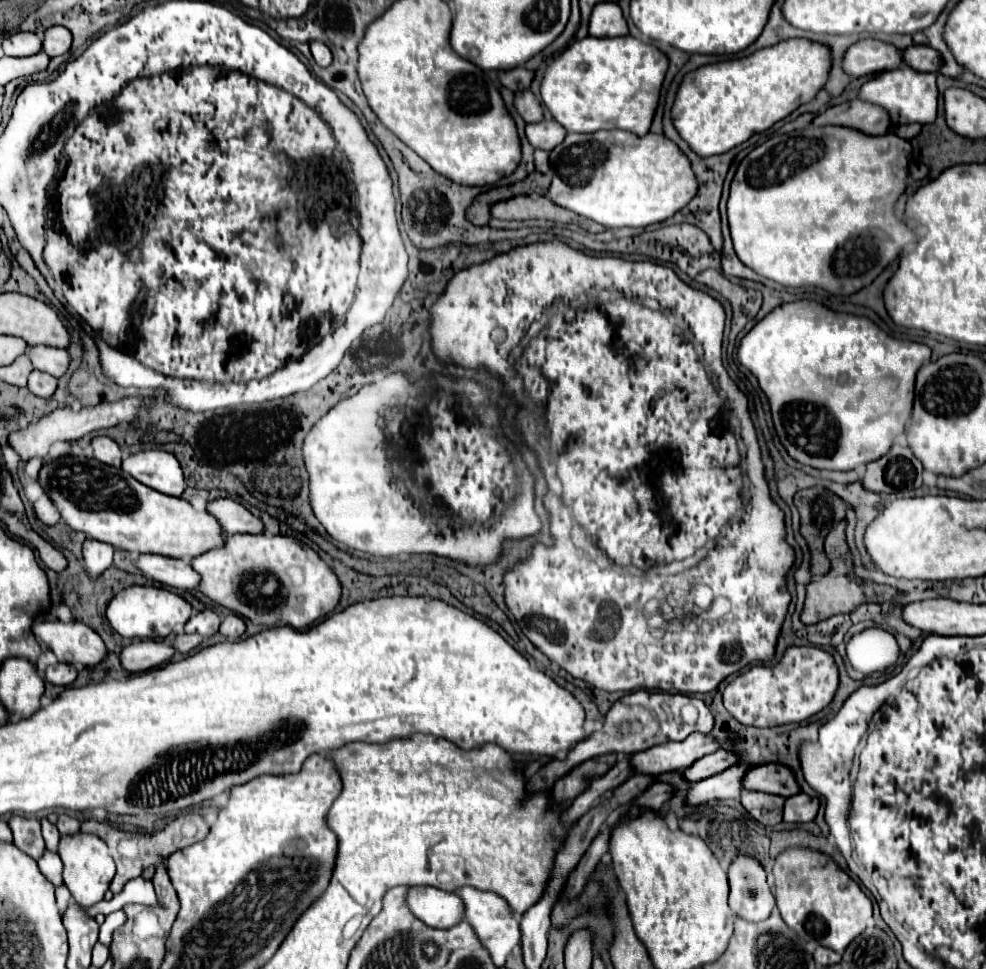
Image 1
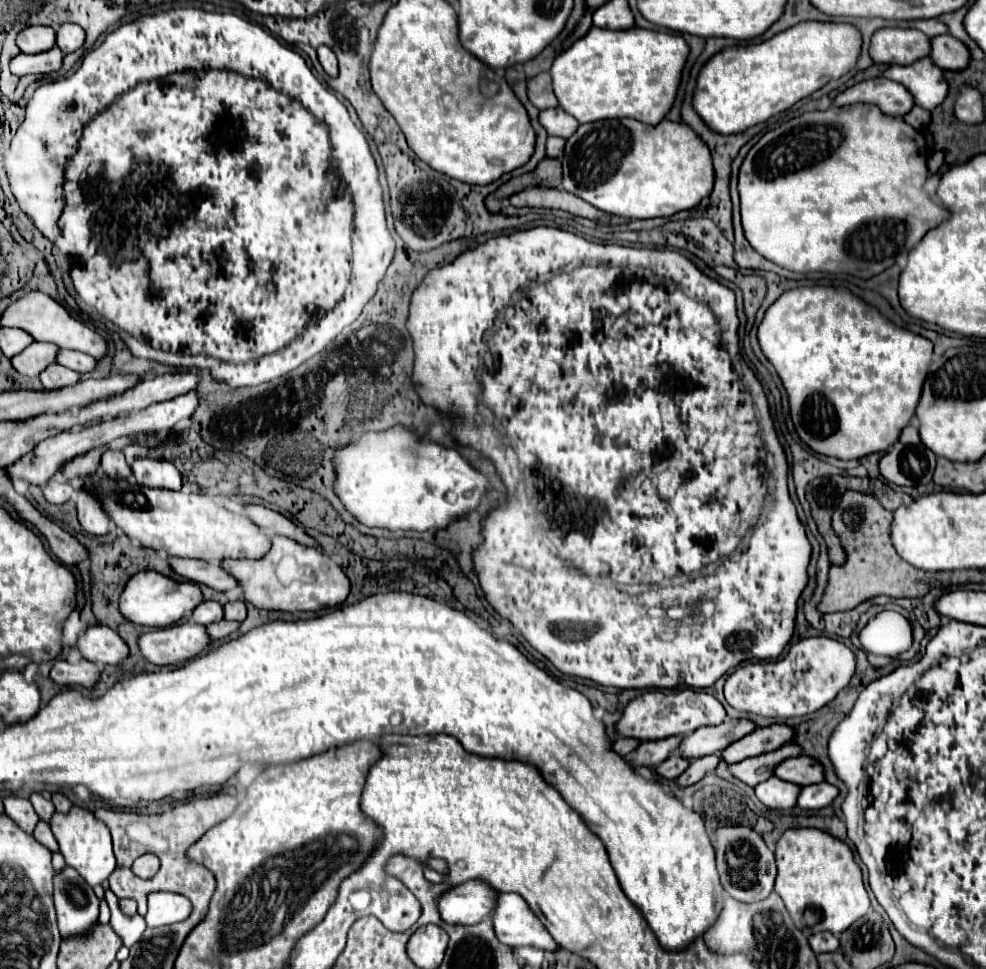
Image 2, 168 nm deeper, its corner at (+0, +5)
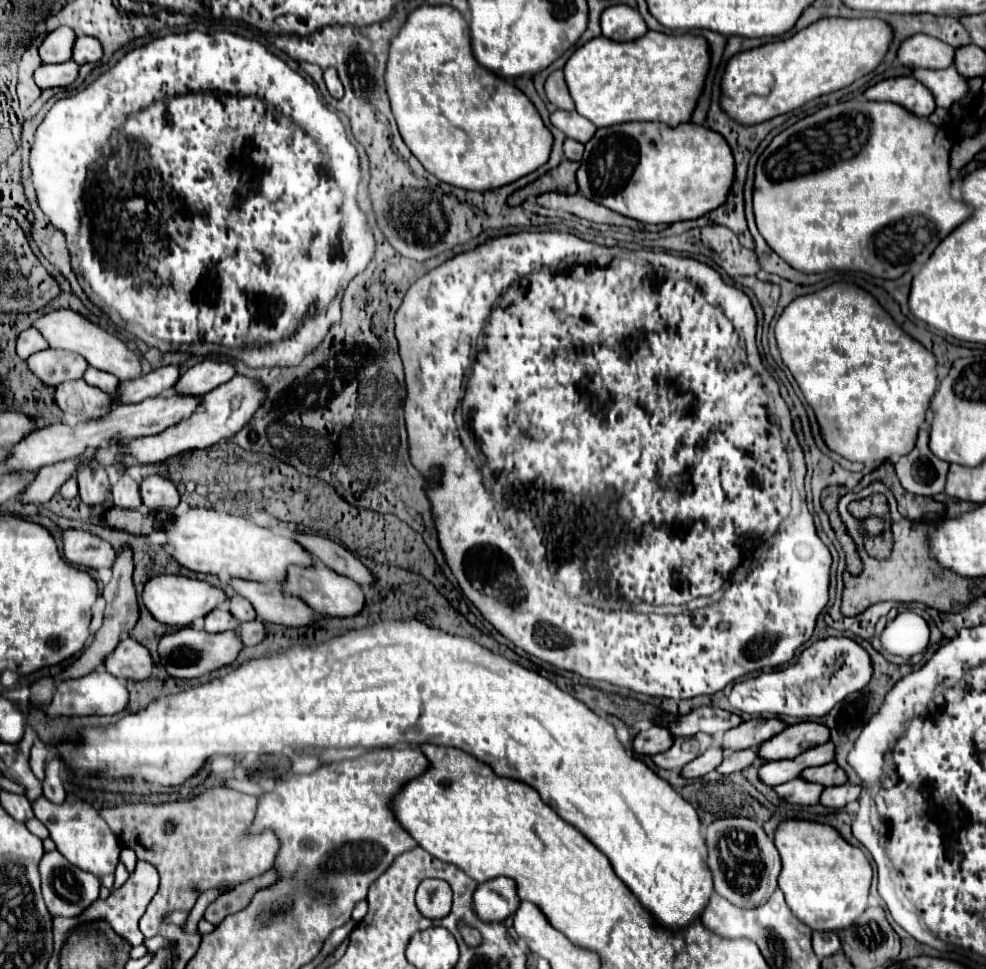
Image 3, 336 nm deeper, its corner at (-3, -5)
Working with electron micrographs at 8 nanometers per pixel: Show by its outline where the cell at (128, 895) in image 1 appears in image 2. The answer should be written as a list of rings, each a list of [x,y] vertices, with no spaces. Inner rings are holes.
[[[150,893],[148,895],[148,927],[164,927],[188,919],[192,913],[192,903],[178,893]]]

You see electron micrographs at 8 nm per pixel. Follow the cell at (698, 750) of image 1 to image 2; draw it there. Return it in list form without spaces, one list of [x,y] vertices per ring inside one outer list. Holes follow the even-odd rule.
[[[728,719],[714,727],[700,727],[692,735],[686,735],[680,743],[680,753],[686,759],[720,753],[730,743],[752,733],[756,725],[750,719]]]

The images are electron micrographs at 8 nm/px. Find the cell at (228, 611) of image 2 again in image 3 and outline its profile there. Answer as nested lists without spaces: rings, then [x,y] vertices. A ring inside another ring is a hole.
[[[237,595],[231,599],[231,613],[239,623],[255,619],[255,609],[249,605],[249,601],[245,601],[243,597],[237,597]]]

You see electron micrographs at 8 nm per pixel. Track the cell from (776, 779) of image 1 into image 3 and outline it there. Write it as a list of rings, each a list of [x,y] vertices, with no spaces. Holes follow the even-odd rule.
[[[827,763],[827,765],[821,765],[821,767],[803,769],[799,777],[809,781],[809,783],[819,783],[823,787],[835,787],[835,785],[847,783],[847,777],[845,777],[843,769],[837,767],[837,763]]]

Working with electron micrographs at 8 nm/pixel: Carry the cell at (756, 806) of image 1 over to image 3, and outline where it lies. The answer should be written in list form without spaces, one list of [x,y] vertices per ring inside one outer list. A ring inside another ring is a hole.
[[[793,779],[793,781],[787,781],[785,785],[775,787],[777,797],[781,797],[793,805],[815,805],[819,801],[821,791],[823,791],[821,785],[807,783],[801,779]]]

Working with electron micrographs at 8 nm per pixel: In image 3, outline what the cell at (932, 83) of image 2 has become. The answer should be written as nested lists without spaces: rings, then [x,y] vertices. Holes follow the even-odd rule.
[[[953,67],[929,71],[929,69],[913,69],[913,77],[923,83],[935,97],[937,107],[951,107],[955,101],[965,97],[967,81]]]

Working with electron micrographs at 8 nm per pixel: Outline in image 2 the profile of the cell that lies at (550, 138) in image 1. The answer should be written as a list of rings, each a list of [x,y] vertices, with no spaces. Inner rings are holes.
[[[560,107],[540,111],[540,123],[546,127],[548,135],[558,135],[564,139],[568,139],[580,125],[572,115],[568,115]]]

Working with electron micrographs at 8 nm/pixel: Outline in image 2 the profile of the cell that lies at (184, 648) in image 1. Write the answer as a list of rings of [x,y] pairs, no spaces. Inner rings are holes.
[[[224,619],[224,621],[220,621],[220,623],[208,625],[206,629],[208,629],[208,633],[210,633],[212,639],[224,639],[224,637],[236,633],[238,627],[240,627],[240,621],[226,621],[226,619]]]

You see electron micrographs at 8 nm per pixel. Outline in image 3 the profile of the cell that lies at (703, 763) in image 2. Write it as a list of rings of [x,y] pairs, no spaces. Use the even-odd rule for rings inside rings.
[[[745,749],[745,751],[737,751],[737,753],[729,753],[723,757],[723,761],[717,765],[717,773],[719,775],[729,775],[735,771],[741,771],[743,767],[747,767],[749,763],[753,763],[753,759],[757,757],[755,749]]]

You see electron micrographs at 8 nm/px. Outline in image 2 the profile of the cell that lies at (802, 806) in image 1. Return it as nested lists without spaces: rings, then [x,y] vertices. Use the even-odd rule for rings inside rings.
[[[822,781],[822,783],[814,783],[808,787],[802,787],[802,793],[798,797],[798,805],[802,809],[822,809],[826,805],[830,805],[836,797],[838,797],[838,787]]]

